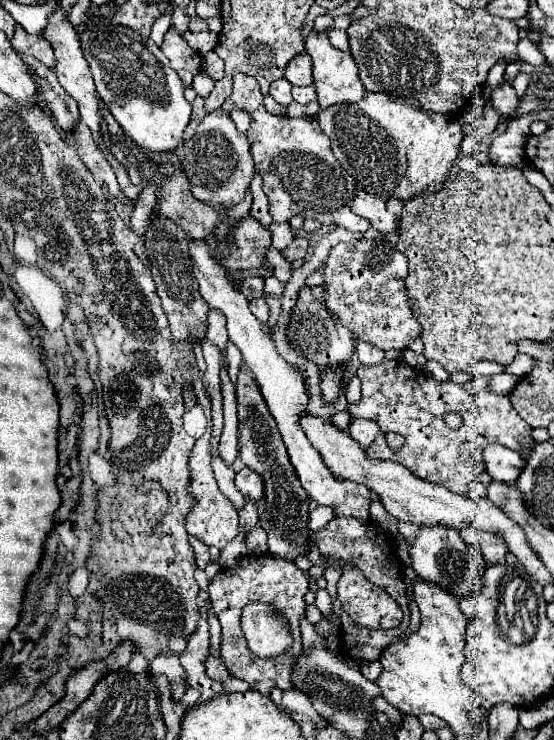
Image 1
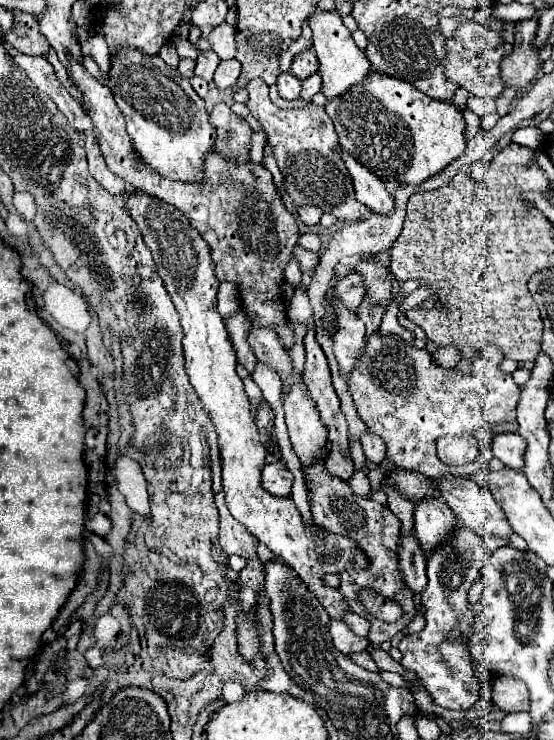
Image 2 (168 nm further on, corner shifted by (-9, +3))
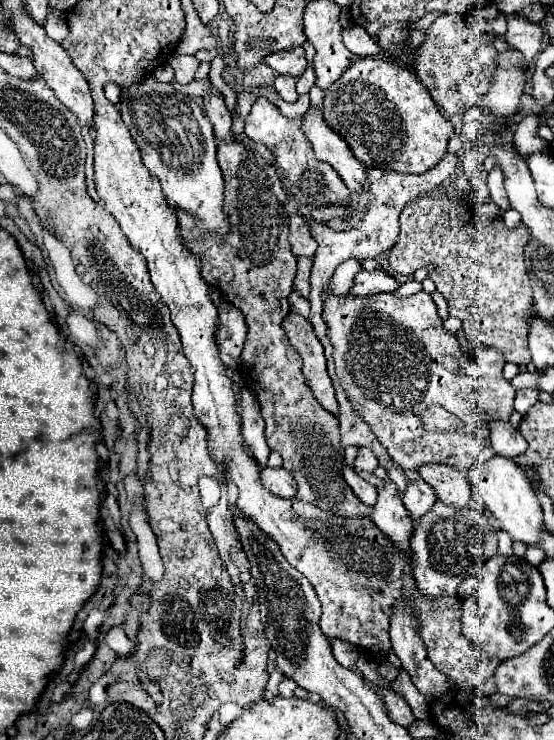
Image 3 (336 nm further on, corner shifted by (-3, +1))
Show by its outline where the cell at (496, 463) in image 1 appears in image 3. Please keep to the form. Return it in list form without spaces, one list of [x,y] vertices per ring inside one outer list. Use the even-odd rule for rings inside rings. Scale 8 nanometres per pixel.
[[[496,420],[496,422],[490,422],[488,426],[490,426],[490,442],[492,442],[492,448],[498,456],[516,458],[528,448],[526,438],[510,422]]]

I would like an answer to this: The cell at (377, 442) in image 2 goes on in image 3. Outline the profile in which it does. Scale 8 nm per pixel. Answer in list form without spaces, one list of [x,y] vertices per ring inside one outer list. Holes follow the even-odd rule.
[[[360,448],[360,452],[358,452],[352,468],[354,470],[364,470],[364,472],[374,472],[376,466],[378,466],[378,460],[372,454],[372,450],[370,448]]]

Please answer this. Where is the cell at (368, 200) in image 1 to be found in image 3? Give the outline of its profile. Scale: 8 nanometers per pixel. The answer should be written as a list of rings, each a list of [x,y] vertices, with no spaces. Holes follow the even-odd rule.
[[[310,106],[302,116],[302,132],[314,148],[314,156],[328,162],[346,182],[348,190],[354,194],[362,192],[366,180],[366,168],[354,158],[348,144],[336,134],[322,116],[322,106]]]

